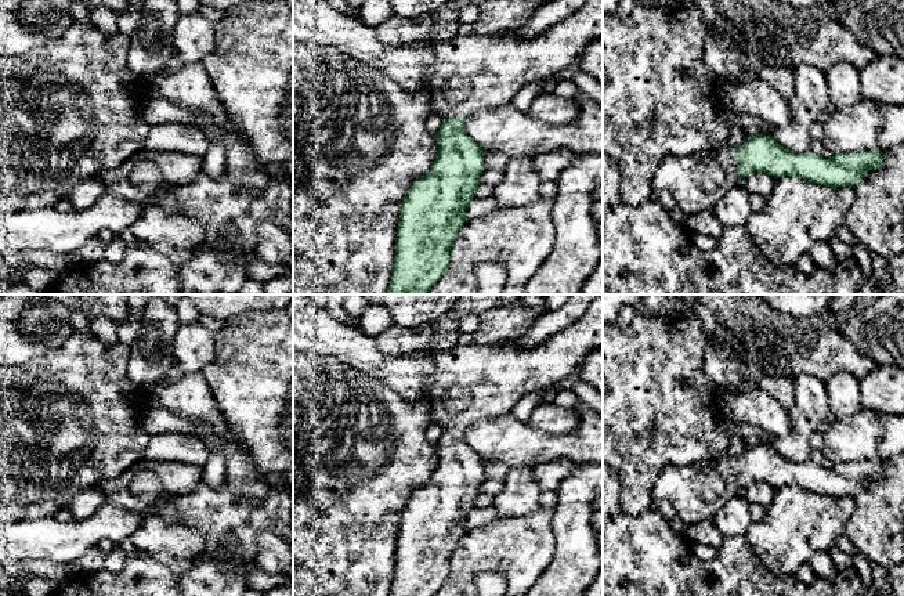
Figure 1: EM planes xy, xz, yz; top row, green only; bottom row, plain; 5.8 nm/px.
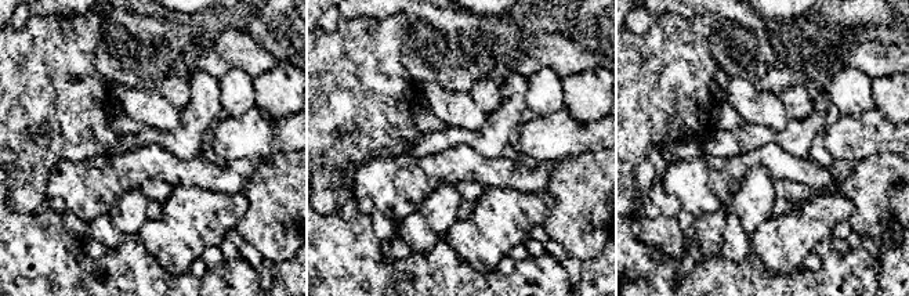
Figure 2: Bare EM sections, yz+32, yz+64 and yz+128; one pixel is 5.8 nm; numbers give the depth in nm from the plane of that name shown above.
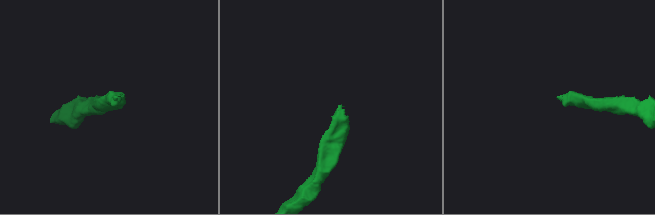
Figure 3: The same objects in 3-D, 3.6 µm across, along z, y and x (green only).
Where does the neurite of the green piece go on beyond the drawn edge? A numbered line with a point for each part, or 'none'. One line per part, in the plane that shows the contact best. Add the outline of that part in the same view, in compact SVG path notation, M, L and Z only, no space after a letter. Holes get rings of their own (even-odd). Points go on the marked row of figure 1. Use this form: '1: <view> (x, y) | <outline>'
1: yz (697, 181) | M726 147L716 152L662 158L651 187L654 195L661 189L669 191L690 217L712 210L738 180L737 156Z

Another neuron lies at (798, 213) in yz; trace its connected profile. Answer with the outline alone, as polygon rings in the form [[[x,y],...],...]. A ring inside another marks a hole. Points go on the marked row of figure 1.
[[[780,177],[762,212],[753,213],[745,227],[763,259],[777,267],[796,266],[799,257],[809,253],[814,242],[828,242],[836,236],[836,228],[845,225],[846,210],[854,201],[853,187],[831,188],[809,183],[799,177]]]

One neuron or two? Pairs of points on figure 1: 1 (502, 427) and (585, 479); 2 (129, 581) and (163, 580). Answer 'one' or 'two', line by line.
1: two
2: one

